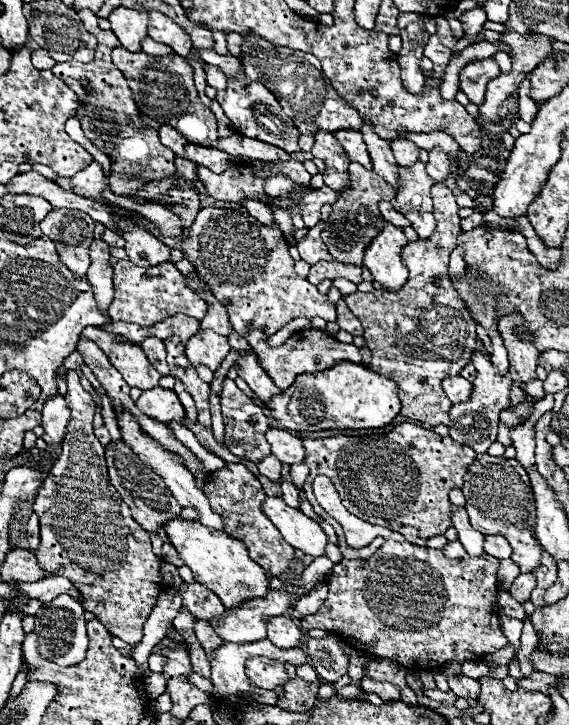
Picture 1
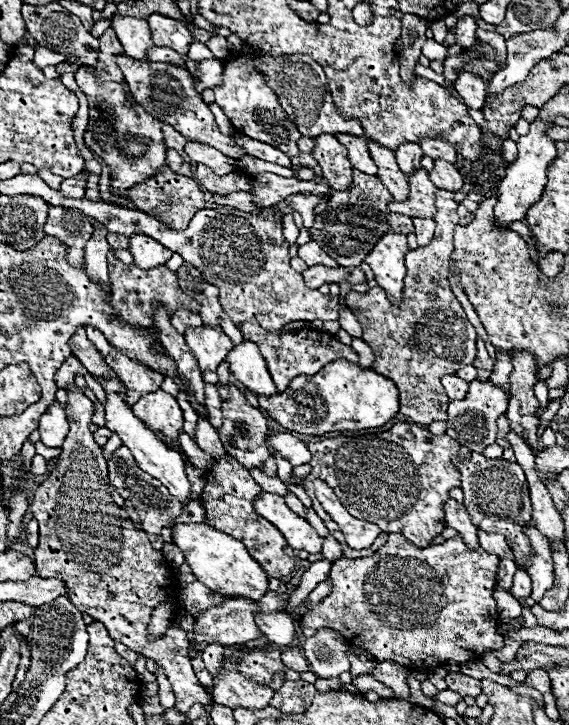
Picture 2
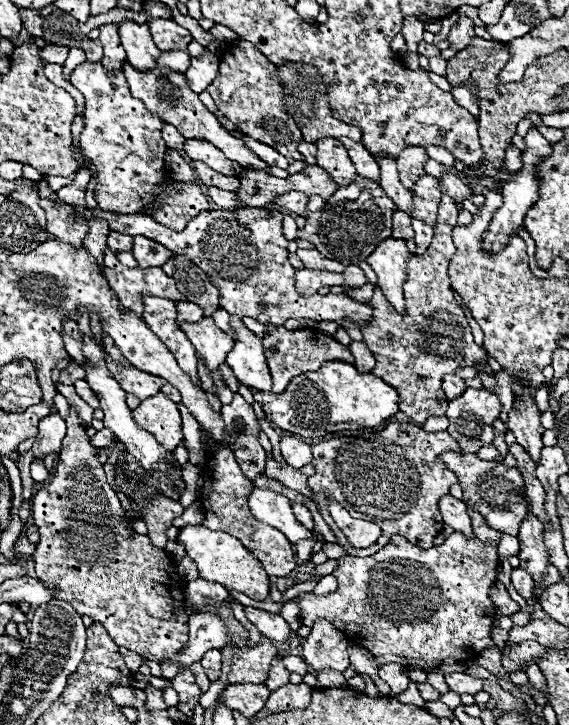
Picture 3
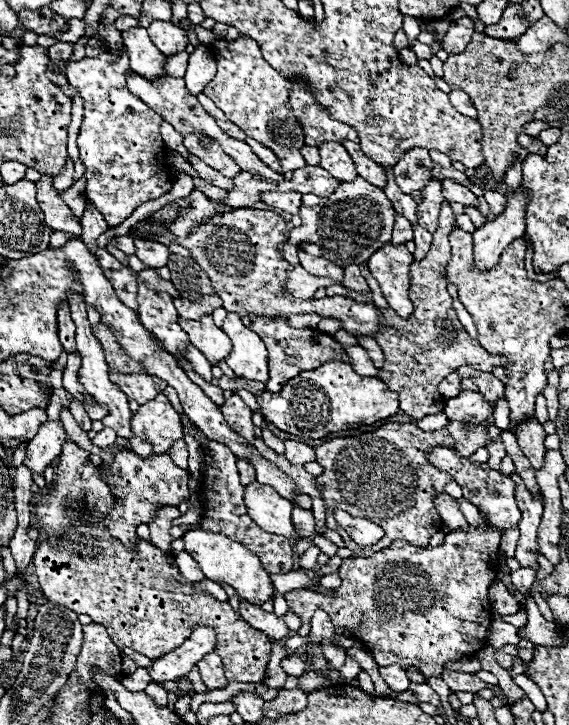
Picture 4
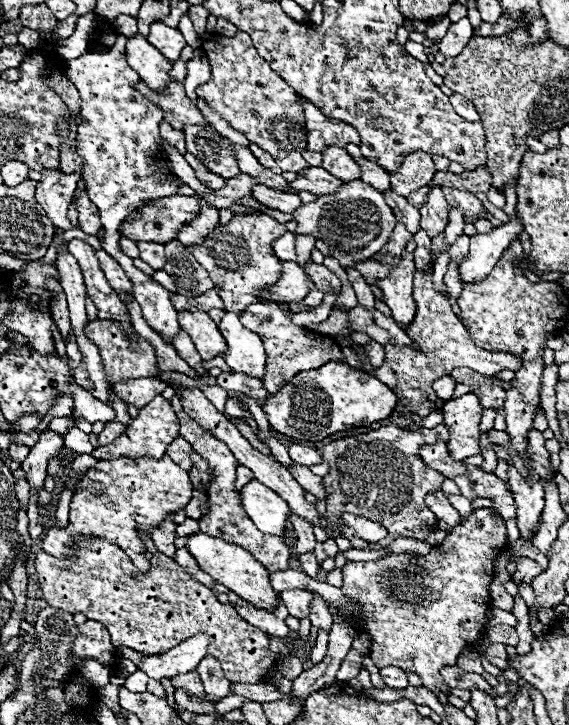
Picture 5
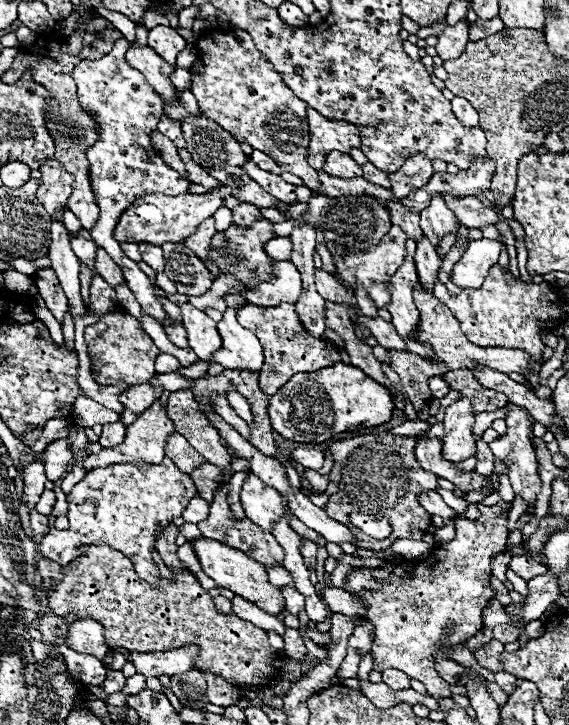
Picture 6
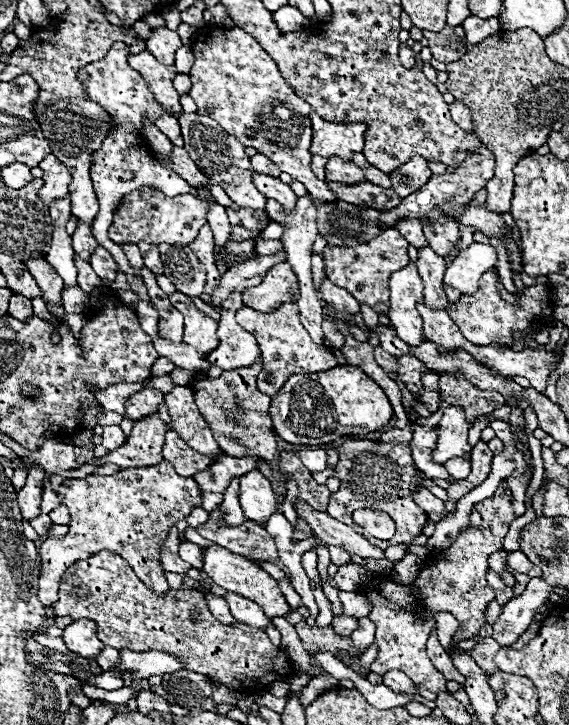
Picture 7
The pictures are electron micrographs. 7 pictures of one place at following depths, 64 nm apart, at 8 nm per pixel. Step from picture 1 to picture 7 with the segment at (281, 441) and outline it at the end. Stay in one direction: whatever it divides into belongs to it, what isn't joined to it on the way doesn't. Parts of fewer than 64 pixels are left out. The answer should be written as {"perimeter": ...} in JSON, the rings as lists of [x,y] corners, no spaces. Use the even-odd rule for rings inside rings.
{"perimeter":[[[318,448],[318,450],[300,450],[298,456],[310,472],[322,472],[326,468],[326,450],[322,450],[322,448]]]}

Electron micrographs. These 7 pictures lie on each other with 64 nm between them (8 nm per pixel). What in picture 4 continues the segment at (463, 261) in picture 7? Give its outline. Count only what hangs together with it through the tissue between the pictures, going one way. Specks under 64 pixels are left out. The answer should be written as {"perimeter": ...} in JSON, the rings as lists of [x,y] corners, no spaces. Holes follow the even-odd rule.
{"perimeter":[[[518,186],[512,194],[508,194],[508,202],[502,214],[496,216],[496,220],[486,222],[480,230],[474,232],[474,262],[476,268],[486,270],[492,268],[504,248],[516,240],[522,238],[526,232],[524,226],[524,214],[528,206],[530,194],[524,186]]]}

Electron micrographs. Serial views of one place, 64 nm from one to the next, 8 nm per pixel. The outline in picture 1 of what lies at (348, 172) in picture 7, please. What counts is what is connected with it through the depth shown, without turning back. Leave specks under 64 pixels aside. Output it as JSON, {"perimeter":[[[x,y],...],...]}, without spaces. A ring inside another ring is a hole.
{"perimeter":[[[316,132],[314,138],[316,138],[316,144],[312,148],[312,154],[326,162],[324,184],[330,186],[332,190],[348,188],[350,186],[350,176],[348,176],[350,160],[344,148],[338,144],[338,140],[330,132]]]}

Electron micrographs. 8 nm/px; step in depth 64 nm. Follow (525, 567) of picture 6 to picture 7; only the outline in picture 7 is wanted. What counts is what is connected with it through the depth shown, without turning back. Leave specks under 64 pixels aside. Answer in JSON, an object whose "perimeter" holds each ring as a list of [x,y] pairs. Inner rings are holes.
{"perimeter":[[[520,550],[508,554],[508,568],[514,570],[514,572],[520,572],[520,574],[526,574],[530,578],[532,576],[542,576],[542,570],[534,562],[530,562]]]}

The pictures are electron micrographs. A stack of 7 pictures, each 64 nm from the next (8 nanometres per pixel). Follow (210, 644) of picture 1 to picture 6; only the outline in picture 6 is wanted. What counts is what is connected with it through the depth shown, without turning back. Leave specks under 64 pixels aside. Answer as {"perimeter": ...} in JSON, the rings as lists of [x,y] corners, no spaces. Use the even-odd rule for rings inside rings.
{"perimeter":[[[202,672],[204,680],[206,680],[206,696],[210,698],[212,704],[216,706],[232,706],[238,698],[240,698],[240,692],[236,686],[228,684],[222,676],[216,676],[212,672]]]}

